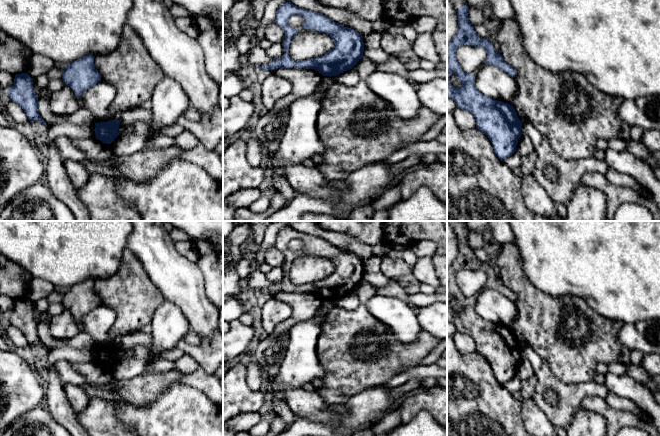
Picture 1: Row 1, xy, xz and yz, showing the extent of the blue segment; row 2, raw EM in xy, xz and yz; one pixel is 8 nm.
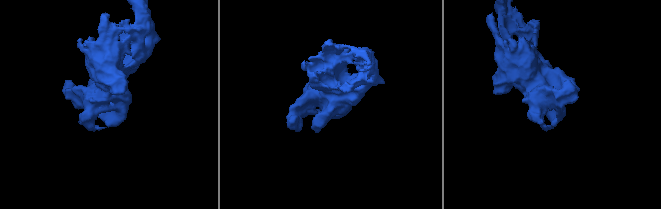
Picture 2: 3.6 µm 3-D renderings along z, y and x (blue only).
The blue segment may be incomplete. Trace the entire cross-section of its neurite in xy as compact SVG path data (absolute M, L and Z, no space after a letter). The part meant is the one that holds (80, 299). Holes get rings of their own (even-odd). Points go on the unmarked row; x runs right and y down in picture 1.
M92 278L84 280L64 292L62 305L81 320L86 314L101 305L101 299L94 290Z

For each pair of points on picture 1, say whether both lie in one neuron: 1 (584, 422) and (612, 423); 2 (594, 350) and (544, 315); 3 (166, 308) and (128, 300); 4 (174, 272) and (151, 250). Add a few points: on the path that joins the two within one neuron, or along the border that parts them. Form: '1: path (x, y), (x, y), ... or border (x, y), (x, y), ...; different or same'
1: border (585, 410), (598, 412), (605, 419), (606, 425); different
2: path (578, 350), (570, 350), (556, 342), (553, 331); same
3: border (164, 298), (155, 311), (150, 323); different
4: path (168, 267), (157, 256); same

